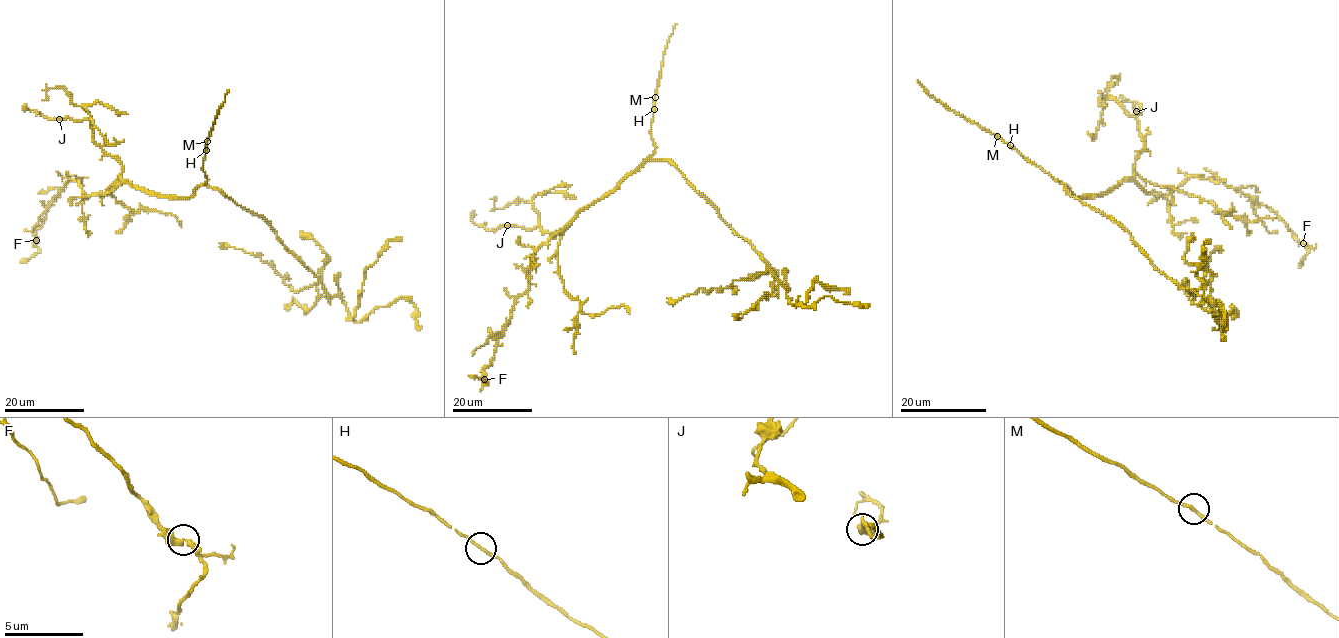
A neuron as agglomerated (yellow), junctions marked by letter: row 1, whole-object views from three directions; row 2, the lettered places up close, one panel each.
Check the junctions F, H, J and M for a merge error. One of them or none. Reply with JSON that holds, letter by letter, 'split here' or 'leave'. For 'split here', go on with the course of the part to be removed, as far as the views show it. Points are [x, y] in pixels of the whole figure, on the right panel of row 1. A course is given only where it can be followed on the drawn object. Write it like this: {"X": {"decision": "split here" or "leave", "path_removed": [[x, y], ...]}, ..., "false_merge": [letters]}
{"F": {"decision": "leave"}, "H": {"decision": "leave"}, "J": {"decision": "leave"}, "M": {"decision": "leave"}, "false_merge": []}

